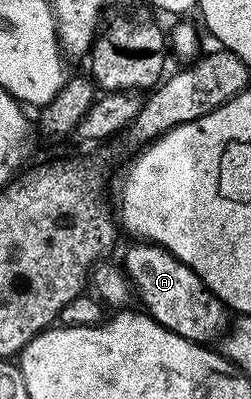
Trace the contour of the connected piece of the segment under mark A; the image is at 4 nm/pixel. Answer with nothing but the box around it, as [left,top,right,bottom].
[121,241,227,343]

